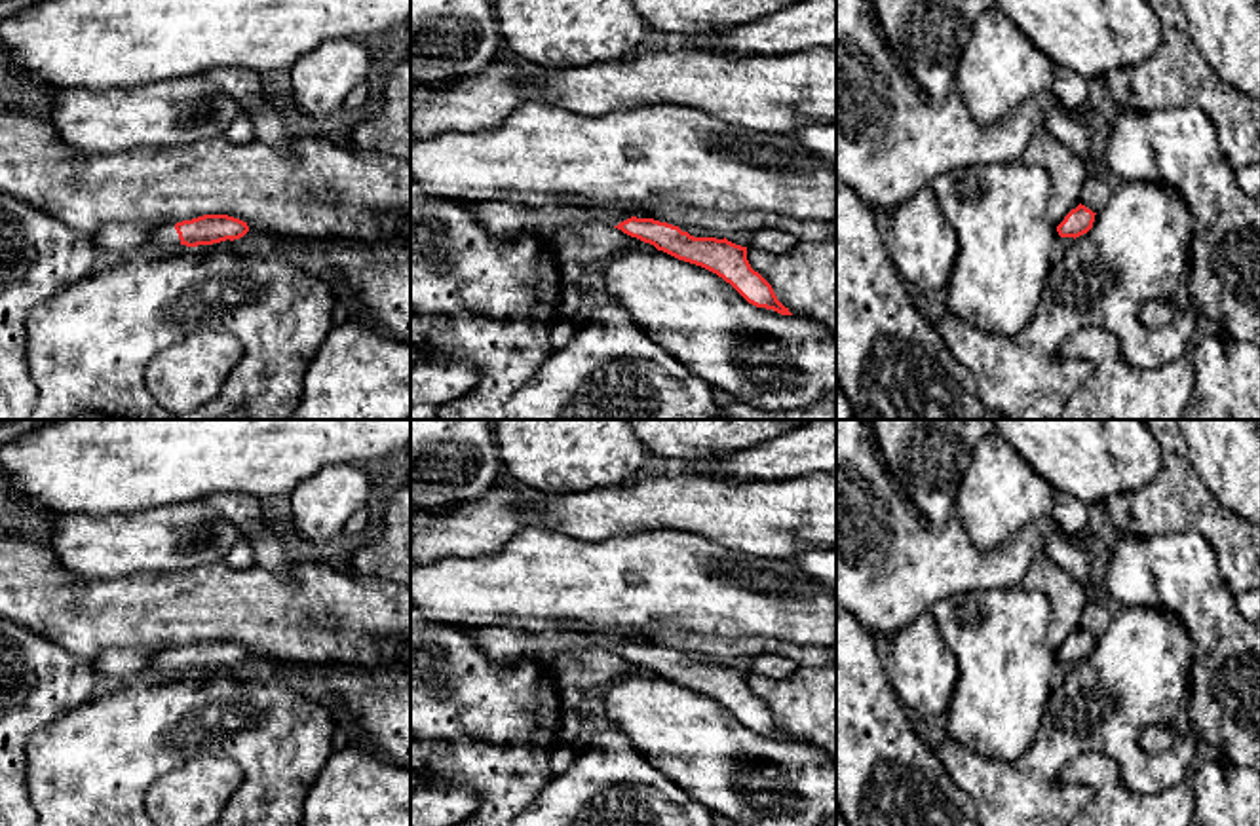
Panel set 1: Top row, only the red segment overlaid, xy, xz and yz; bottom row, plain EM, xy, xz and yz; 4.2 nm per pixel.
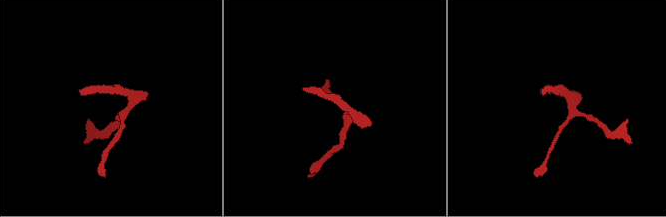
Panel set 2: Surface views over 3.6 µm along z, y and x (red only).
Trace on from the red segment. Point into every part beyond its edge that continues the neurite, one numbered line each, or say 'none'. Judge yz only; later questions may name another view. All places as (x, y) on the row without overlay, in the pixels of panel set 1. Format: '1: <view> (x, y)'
none

